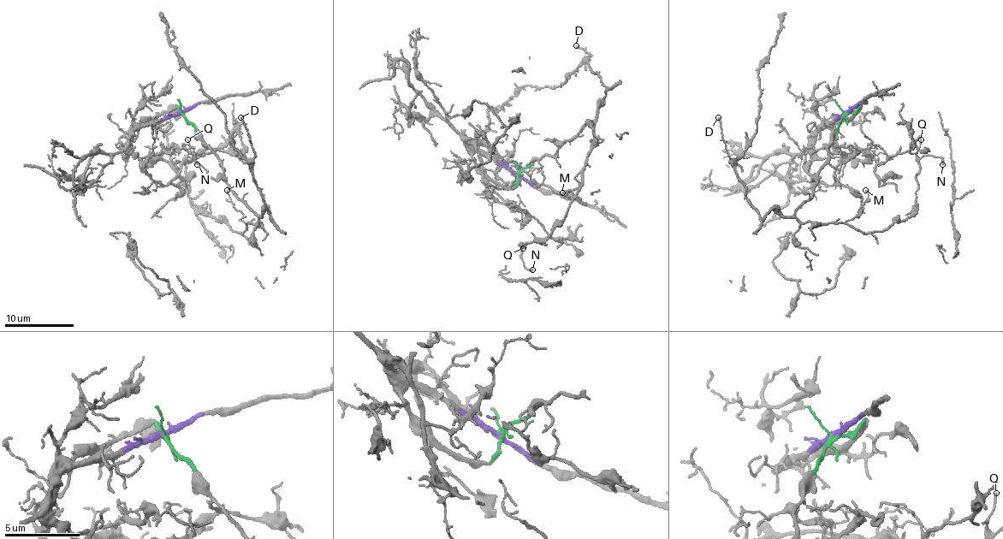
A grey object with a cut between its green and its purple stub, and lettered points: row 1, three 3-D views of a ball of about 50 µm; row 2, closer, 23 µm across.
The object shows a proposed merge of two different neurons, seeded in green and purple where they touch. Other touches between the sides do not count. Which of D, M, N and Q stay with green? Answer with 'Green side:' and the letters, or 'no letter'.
Green side: D, M, N, Q

